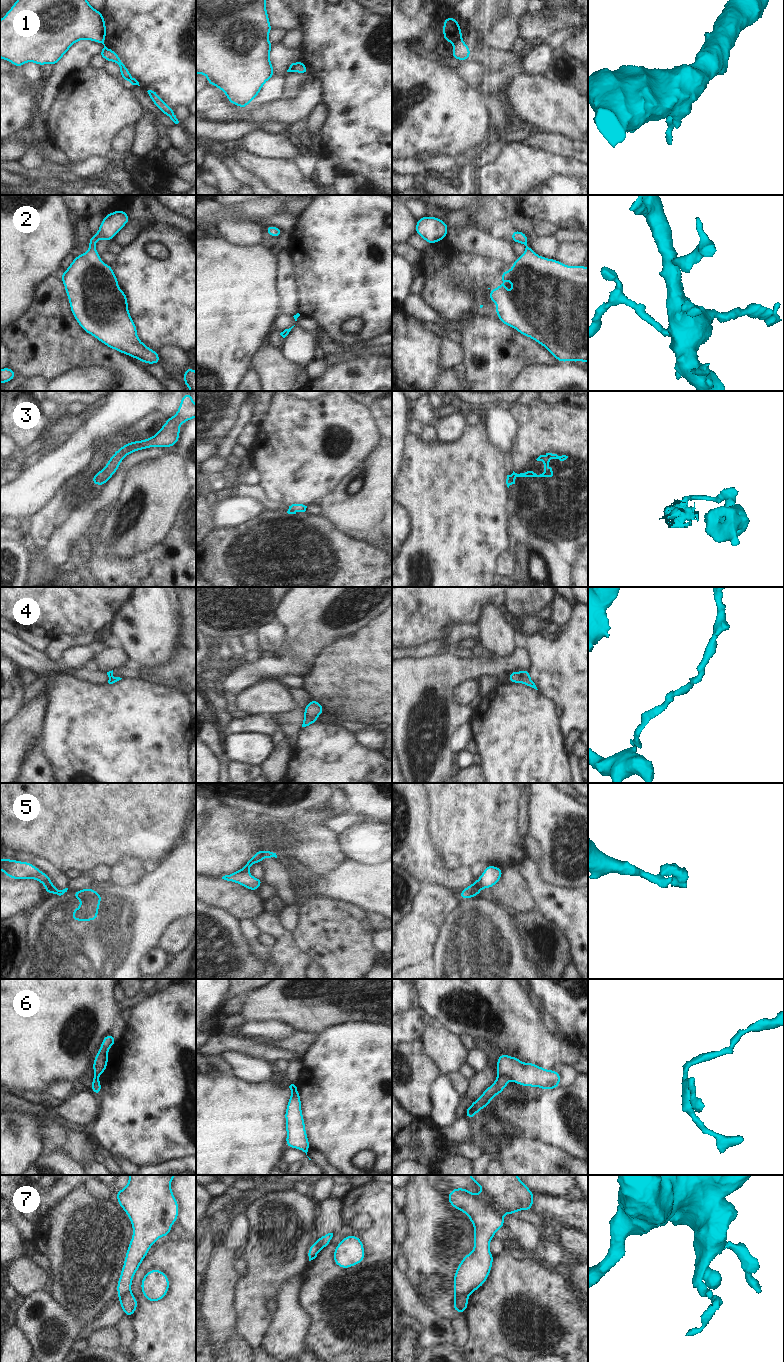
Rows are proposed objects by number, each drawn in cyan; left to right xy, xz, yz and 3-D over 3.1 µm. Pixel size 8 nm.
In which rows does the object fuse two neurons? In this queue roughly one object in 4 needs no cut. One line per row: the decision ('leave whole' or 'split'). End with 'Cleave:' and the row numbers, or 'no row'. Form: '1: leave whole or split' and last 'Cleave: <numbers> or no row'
1: split
2: leave whole
3: split
4: leave whole
5: split
6: split
7: split
Cleave: 1, 3, 5, 6, 7

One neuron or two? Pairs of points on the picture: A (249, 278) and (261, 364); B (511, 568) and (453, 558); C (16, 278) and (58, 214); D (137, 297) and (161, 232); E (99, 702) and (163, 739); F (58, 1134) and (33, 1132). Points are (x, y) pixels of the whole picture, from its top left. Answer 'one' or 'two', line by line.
A: two
B: two
C: one
D: one
E: one
F: two

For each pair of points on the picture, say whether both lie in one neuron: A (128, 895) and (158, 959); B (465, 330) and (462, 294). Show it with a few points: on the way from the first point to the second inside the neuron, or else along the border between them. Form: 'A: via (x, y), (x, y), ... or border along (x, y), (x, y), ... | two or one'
A: border along (157, 946), (149, 950), (142, 957), (139, 968) | two
B: border along (481, 310), (469, 312), (455, 325) | two

